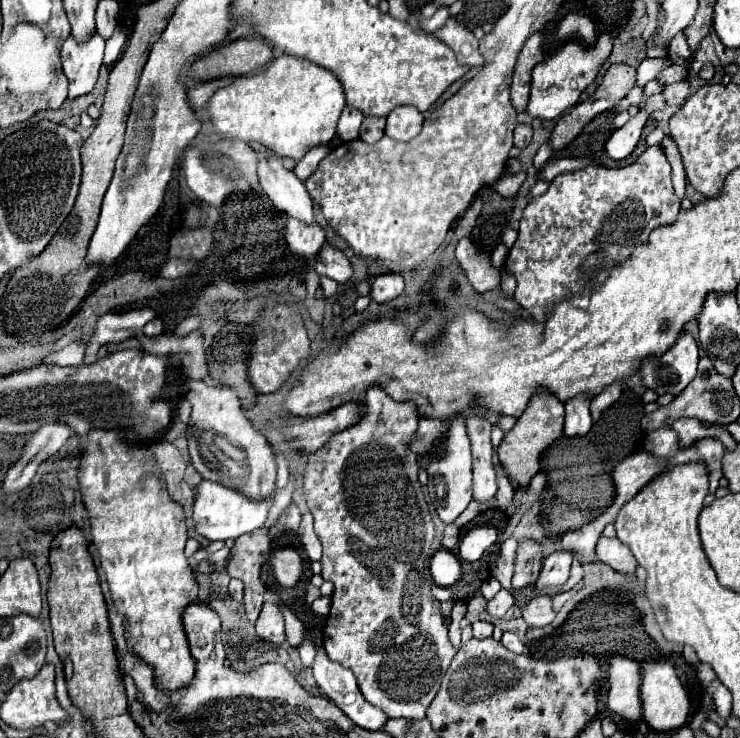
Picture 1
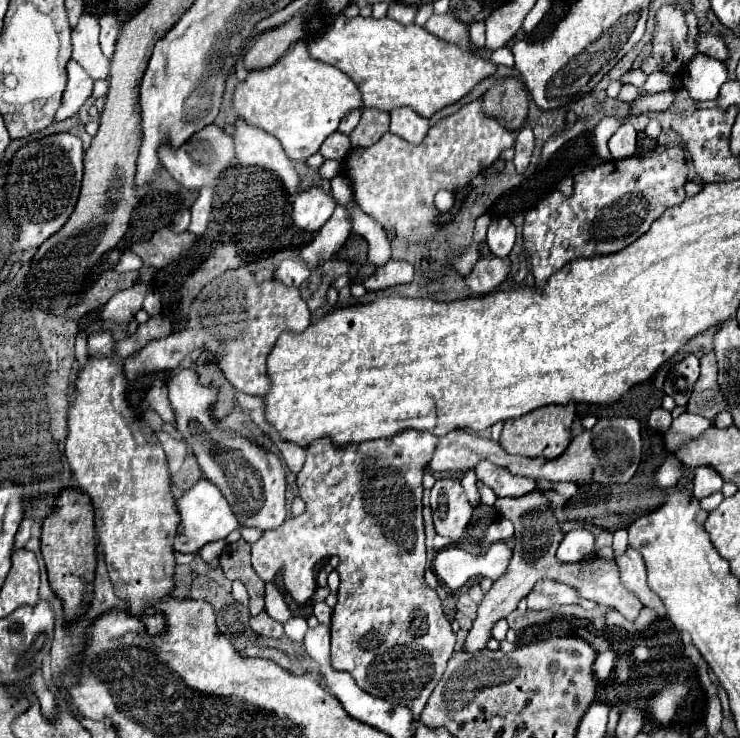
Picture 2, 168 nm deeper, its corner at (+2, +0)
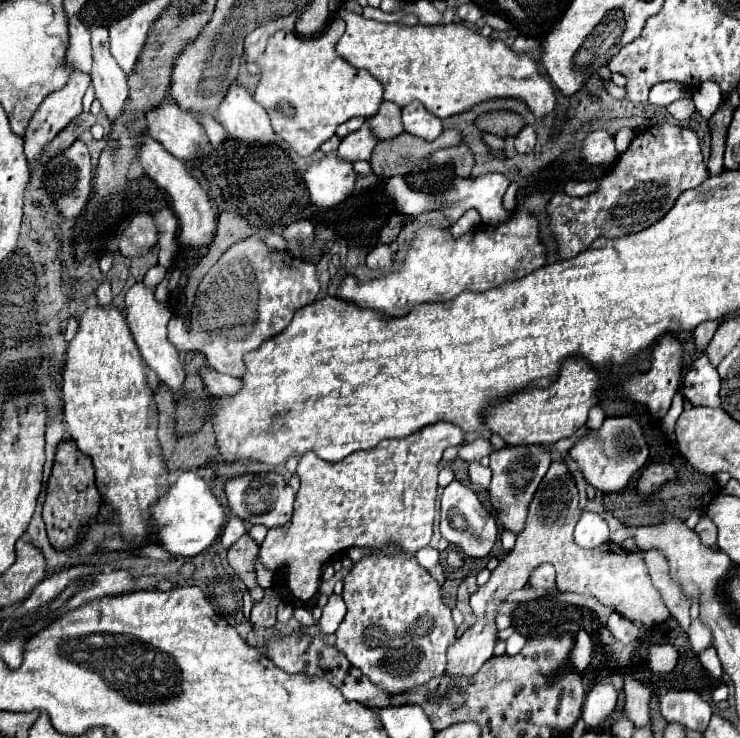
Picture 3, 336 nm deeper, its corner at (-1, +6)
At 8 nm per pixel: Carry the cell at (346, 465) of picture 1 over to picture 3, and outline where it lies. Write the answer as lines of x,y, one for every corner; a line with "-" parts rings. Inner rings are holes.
439,421
435,425
427,425
419,431
415,431
411,437
405,437
403,441
385,441
381,445
377,445
375,449
369,449
367,453
351,453
351,457
345,457
343,461
339,463
329,463
329,461
323,461
321,457
317,457
315,453
305,453
301,455
299,459
299,465
297,465
297,475
301,479
301,489
295,497
295,511
293,511
293,519
289,525
285,527
275,527
275,529
269,529
267,531
267,537
263,539
263,543
259,545
259,559
263,561
263,565
269,569
269,571
275,571
279,567
287,567
287,585
291,589
291,593
301,599
301,601
309,601
319,588
319,575
321,575
321,567
323,563
337,551
345,551
351,547
351,541
355,541
355,547
361,547
361,549
367,549
369,553
363,555
357,563
353,563
351,571
347,573
347,577
343,579
345,587
343,587
343,601
347,605
347,615
343,619
343,623
339,625
337,633
335,633
335,649
339,649
339,653
343,653
351,665
355,665
363,675
367,675
371,679
373,685
379,685
379,689
385,689
387,693
391,695
399,695
399,693
405,693
409,689
413,689
415,685
423,685
431,679
439,679
443,673
445,673
445,665
447,665
447,649
449,645
455,641
457,637
457,625
451,617
451,609
443,603
441,599
441,585
417,563
415,559
415,553
423,547
429,545
429,539
431,539
431,531
433,531
433,515
435,515
435,497
439,495
437,491
437,473
439,473
439,461
441,461
441,455
447,447
453,447
453,445
459,445
461,441
465,439
463,431
457,429
455,425
451,423
445,423
445,421

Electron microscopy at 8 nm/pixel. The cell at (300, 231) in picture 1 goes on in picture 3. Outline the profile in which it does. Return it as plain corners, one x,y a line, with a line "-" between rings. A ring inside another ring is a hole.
335,153
315,161
303,177
309,189
309,199
319,209
339,205
349,197
355,185
353,165
345,159
339,159

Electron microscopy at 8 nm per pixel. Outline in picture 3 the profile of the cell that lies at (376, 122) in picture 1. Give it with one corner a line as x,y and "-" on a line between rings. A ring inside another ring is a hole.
383,101
379,107
379,113
375,113
375,117
367,119
367,125
371,127
371,133
375,135
375,139
379,139
379,141
399,135
403,131
401,107
391,101

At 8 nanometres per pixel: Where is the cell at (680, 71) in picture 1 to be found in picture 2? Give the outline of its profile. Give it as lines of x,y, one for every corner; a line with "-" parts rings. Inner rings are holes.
634,69
634,71
624,73
620,81
622,81
622,83
632,83
632,85
636,85
636,87
642,87
644,81
646,81
646,73
640,71
640,69

